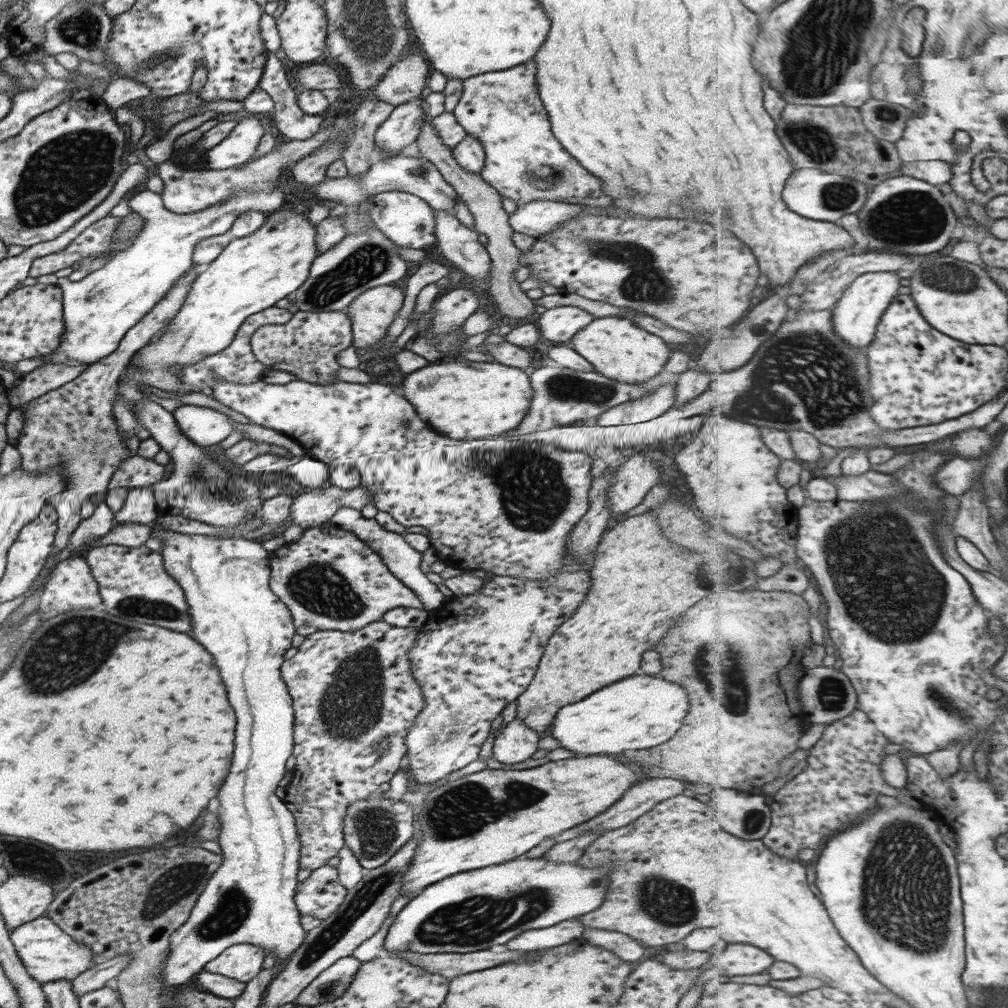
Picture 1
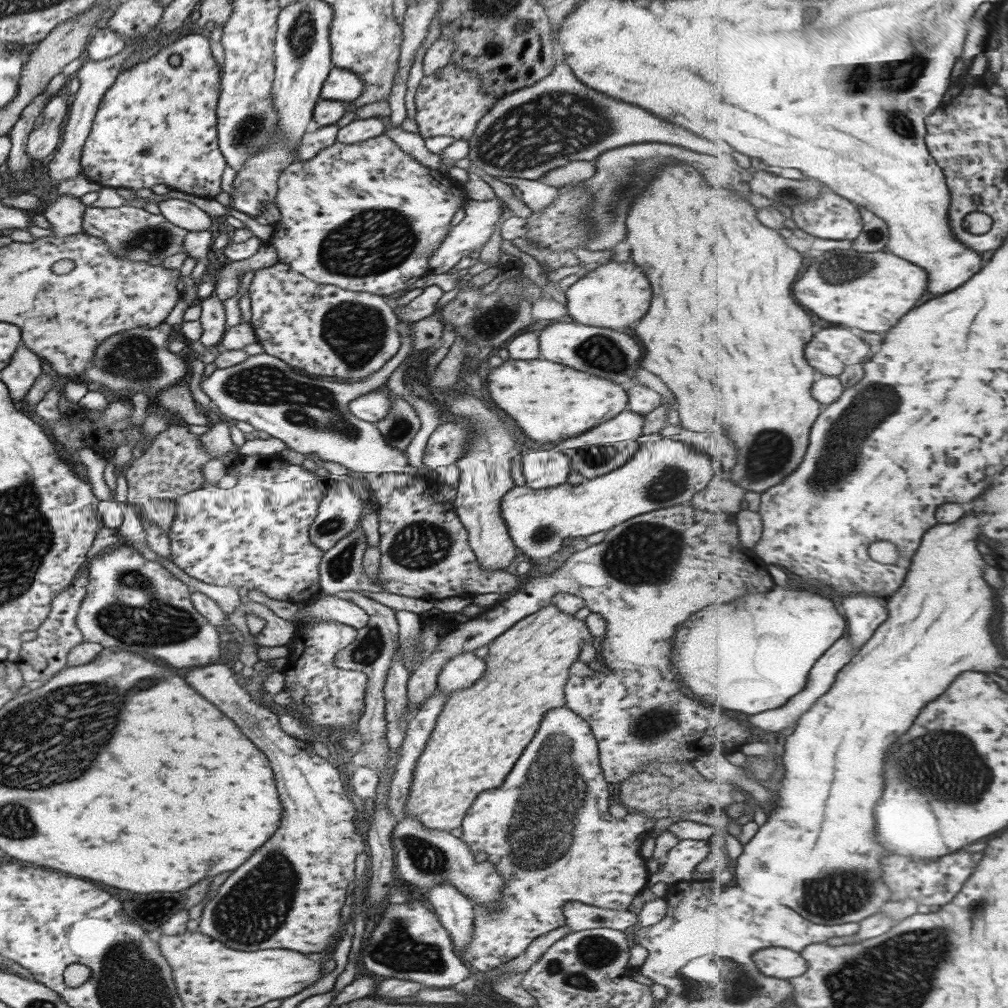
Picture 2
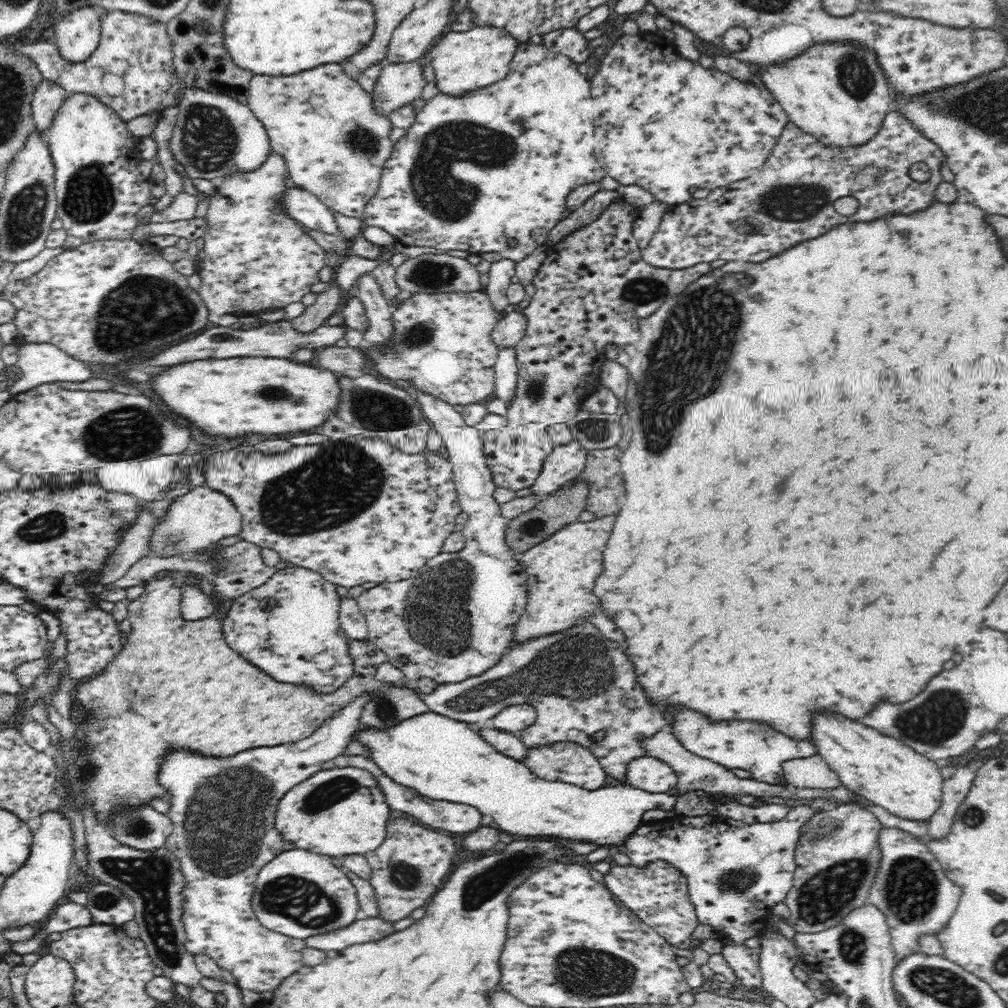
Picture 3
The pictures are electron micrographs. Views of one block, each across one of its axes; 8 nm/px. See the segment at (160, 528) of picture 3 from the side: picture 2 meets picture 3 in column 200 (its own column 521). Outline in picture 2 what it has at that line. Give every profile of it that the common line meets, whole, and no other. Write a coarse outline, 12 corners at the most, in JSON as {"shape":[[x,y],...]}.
{"shape":[[664,438],[578,485],[515,486],[501,515],[539,562],[564,540],[689,503],[726,477]]}

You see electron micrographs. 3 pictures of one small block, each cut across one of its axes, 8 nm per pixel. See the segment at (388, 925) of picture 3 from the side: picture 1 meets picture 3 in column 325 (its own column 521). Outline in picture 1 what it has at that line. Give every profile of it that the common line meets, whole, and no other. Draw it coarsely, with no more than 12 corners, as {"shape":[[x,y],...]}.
{"shape":[[579,919],[530,930],[506,943],[509,950],[544,950],[583,940]]}

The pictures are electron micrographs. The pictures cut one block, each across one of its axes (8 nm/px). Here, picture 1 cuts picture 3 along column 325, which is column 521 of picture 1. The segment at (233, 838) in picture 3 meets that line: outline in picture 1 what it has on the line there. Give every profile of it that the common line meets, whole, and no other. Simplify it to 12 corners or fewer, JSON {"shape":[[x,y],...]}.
{"shape":[[514,718],[495,738],[493,758],[526,762],[542,735]]}

